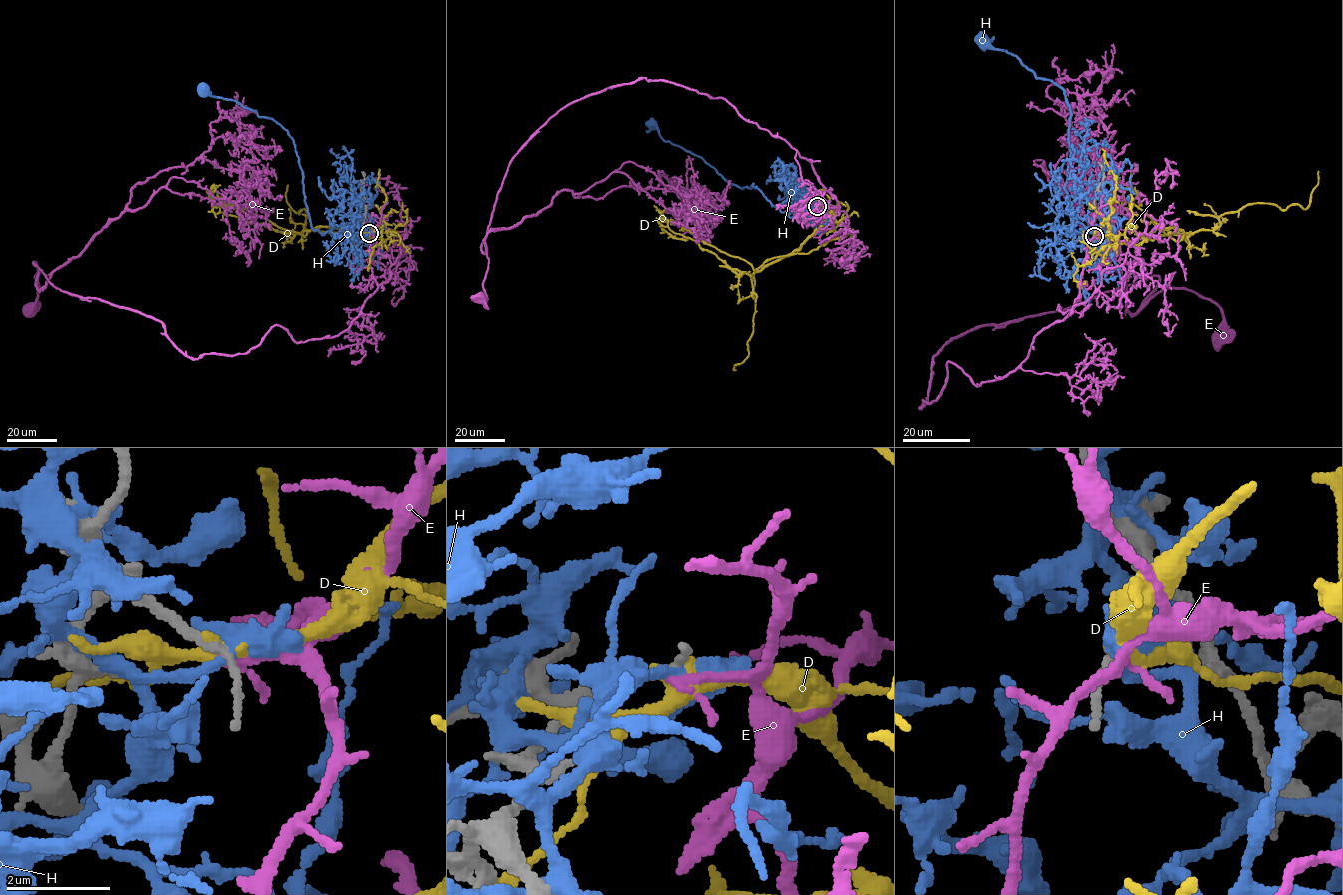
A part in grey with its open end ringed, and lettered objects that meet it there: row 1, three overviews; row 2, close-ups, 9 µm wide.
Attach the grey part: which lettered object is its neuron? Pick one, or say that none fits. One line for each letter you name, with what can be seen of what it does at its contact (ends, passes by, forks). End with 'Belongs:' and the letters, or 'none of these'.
E: It passes by
Belongs: E

